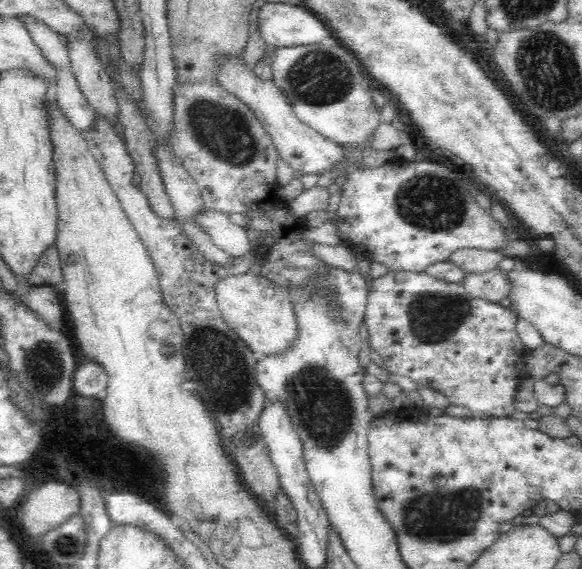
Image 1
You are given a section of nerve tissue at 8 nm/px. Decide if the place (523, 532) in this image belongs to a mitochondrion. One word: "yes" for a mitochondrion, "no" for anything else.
no

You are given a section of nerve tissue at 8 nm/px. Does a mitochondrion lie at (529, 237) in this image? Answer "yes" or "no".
no

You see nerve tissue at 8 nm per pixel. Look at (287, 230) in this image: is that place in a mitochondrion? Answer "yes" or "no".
no

